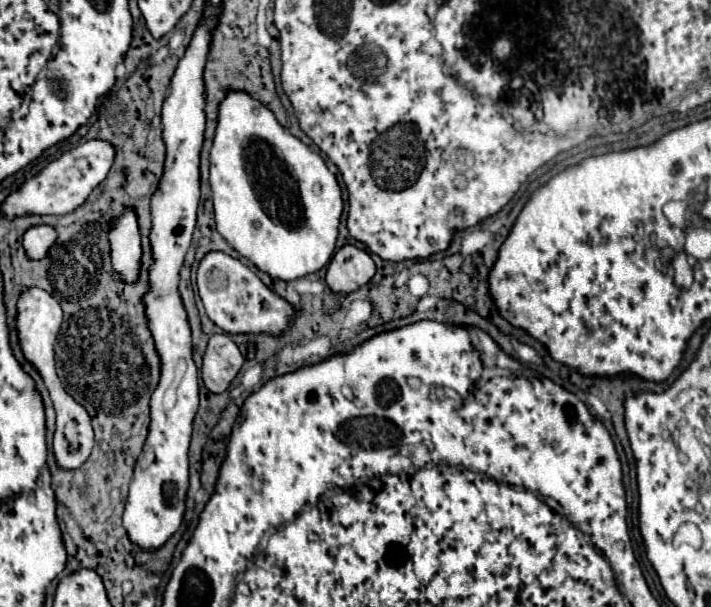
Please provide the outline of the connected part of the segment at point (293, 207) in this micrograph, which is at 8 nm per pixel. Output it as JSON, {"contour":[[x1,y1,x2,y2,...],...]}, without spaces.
{"contour":[[227,89,223,101,219,103,209,163,217,231,235,251,249,259,257,269,269,273,273,279,283,281,305,277,329,263,335,251,337,229,343,211,337,179,325,167,321,155,311,151,305,143,281,127,275,115,263,103,255,101,249,93,235,93,233,89]]}

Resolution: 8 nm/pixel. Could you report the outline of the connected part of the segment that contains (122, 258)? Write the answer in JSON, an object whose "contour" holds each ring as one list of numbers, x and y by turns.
{"contour":[[125,211,121,213,121,217,111,221,109,243,111,243,113,269,125,281,135,281,139,275,141,239,137,229,137,217,133,211]]}

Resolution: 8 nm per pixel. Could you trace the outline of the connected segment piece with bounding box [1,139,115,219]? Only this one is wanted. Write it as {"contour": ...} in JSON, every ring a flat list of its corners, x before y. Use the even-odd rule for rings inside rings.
{"contour":[[87,141,79,145,77,149,71,149,63,153,57,161,49,163,45,171,41,171,37,177,27,181,17,193,9,195,7,201,3,203,3,211,7,217,19,217,27,213,37,213,37,215,65,215,77,209,89,193,107,177,111,163,115,157,113,145,107,141]]}

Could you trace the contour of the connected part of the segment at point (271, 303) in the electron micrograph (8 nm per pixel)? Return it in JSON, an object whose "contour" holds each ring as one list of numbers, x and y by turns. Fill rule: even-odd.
{"contour":[[209,251,197,269,197,287,207,317,227,333,271,333,289,329,293,307,263,285,263,281,239,259,223,251]]}

